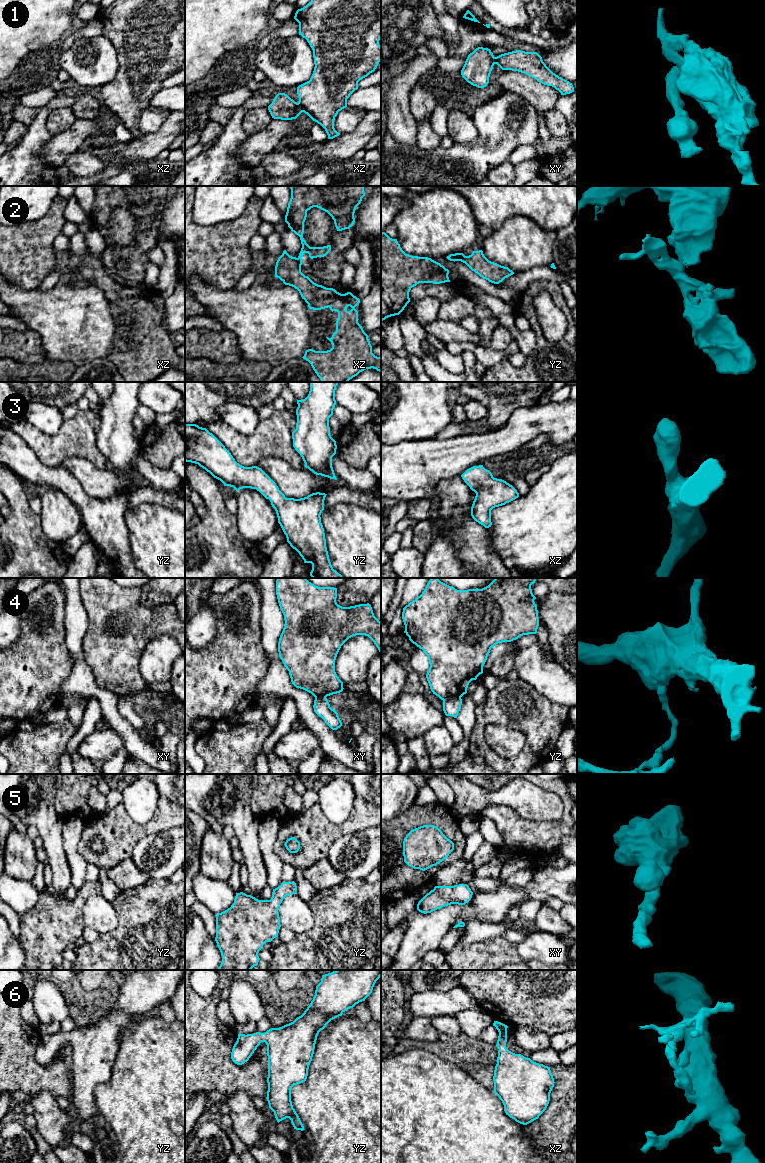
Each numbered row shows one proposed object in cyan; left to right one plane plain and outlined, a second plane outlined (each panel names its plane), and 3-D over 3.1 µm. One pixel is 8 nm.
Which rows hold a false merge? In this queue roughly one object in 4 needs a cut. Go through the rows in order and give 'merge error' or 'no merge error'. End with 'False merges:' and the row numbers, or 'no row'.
1: merge error
2: merge error
3: no merge error
4: merge error
5: no merge error
6: no merge error
False merges: 1, 2, 4

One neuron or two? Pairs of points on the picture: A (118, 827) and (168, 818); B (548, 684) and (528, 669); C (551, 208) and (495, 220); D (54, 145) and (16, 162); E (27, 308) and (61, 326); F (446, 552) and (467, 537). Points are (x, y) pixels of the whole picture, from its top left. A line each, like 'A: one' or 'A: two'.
A: one
B: one
C: one
D: two
E: one
F: two

